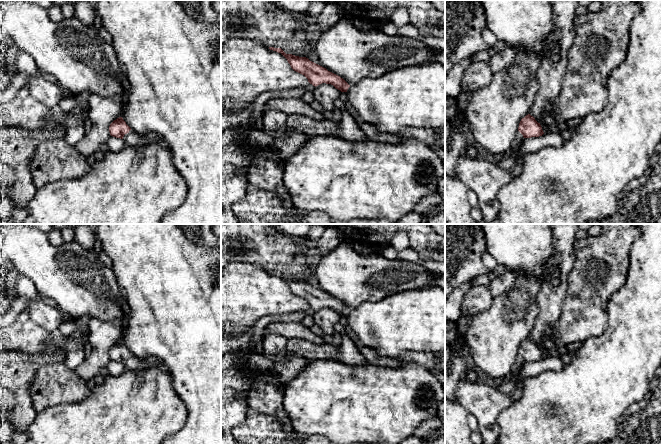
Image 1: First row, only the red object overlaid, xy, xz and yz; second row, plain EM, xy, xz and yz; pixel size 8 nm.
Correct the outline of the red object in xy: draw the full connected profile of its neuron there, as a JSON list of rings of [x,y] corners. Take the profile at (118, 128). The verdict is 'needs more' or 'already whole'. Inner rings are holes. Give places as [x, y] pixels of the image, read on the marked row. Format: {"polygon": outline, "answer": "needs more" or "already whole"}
{"polygon": [[[122,117],[114,120],[109,126],[110,135],[123,139],[127,145],[143,146],[150,143],[163,143],[162,139],[156,133],[140,135],[131,129]]], "answer": "needs more"}

